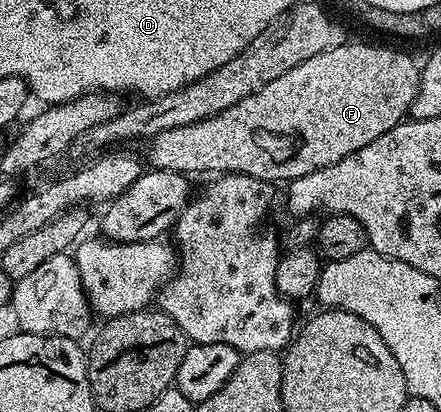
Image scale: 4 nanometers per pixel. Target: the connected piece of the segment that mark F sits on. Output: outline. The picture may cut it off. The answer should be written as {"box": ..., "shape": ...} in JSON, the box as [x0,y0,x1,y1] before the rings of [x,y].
{"box":[145,41,420,183],"shape":[[[358,41],[337,45],[304,59],[292,71],[284,71],[280,79],[260,87],[248,99],[240,99],[232,107],[212,115],[200,123],[188,123],[188,127],[172,127],[172,131],[160,131],[160,135],[145,142],[146,157],[150,169],[167,169],[173,173],[195,175],[207,169],[210,175],[243,173],[261,181],[289,183],[300,175],[312,175],[320,167],[328,167],[360,147],[368,147],[372,139],[380,139],[384,131],[392,131],[407,120],[412,99],[420,83],[420,65],[406,53],[389,49],[386,45],[365,45]]]}

